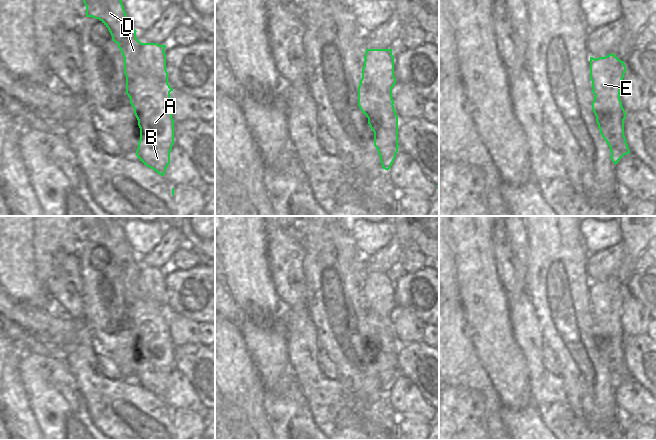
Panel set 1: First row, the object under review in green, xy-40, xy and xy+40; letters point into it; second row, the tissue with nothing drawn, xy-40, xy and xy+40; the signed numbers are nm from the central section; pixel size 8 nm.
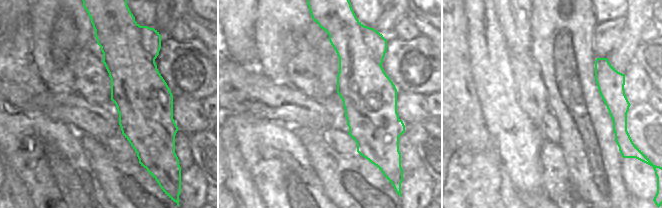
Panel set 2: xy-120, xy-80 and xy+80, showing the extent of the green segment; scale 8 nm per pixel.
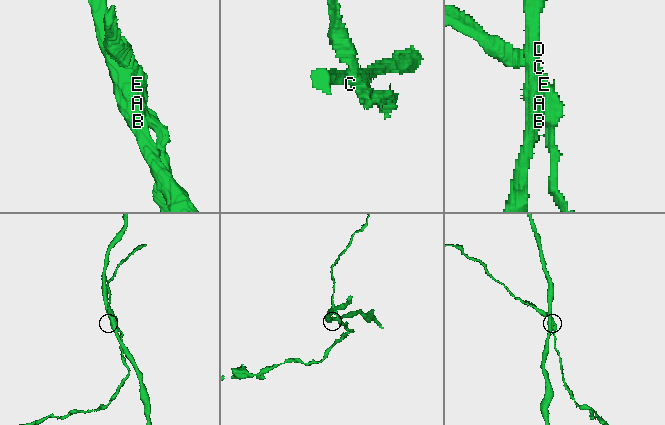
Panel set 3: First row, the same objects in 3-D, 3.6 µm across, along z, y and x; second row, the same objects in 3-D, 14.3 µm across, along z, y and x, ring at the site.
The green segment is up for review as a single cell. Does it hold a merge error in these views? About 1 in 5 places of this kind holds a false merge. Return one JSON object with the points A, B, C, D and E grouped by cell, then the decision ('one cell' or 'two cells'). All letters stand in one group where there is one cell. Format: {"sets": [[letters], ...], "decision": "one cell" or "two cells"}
{"sets": [["A", "B", "C", "D"], ["E"]], "decision": "two cells"}

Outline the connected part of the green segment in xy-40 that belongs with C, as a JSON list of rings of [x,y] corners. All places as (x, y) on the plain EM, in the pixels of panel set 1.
[[[78,216],[86,230],[86,241],[99,243],[109,254],[112,264],[118,268],[124,282],[124,298],[126,300],[126,318],[130,322],[130,328],[134,332],[134,338],[140,352],[140,364],[136,374],[136,380],[147,391],[164,400],[166,392],[170,388],[170,376],[174,368],[174,344],[170,336],[170,316],[173,313],[168,307],[162,308],[144,292],[144,280],[142,267],[136,262],[136,254],[127,243],[121,222],[114,216]]]

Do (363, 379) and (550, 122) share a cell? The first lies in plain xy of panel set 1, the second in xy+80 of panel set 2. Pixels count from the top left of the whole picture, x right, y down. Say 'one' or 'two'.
two

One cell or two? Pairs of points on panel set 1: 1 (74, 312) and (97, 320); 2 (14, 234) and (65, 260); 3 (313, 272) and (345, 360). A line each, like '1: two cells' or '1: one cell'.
1: two cells
2: two cells
3: one cell

